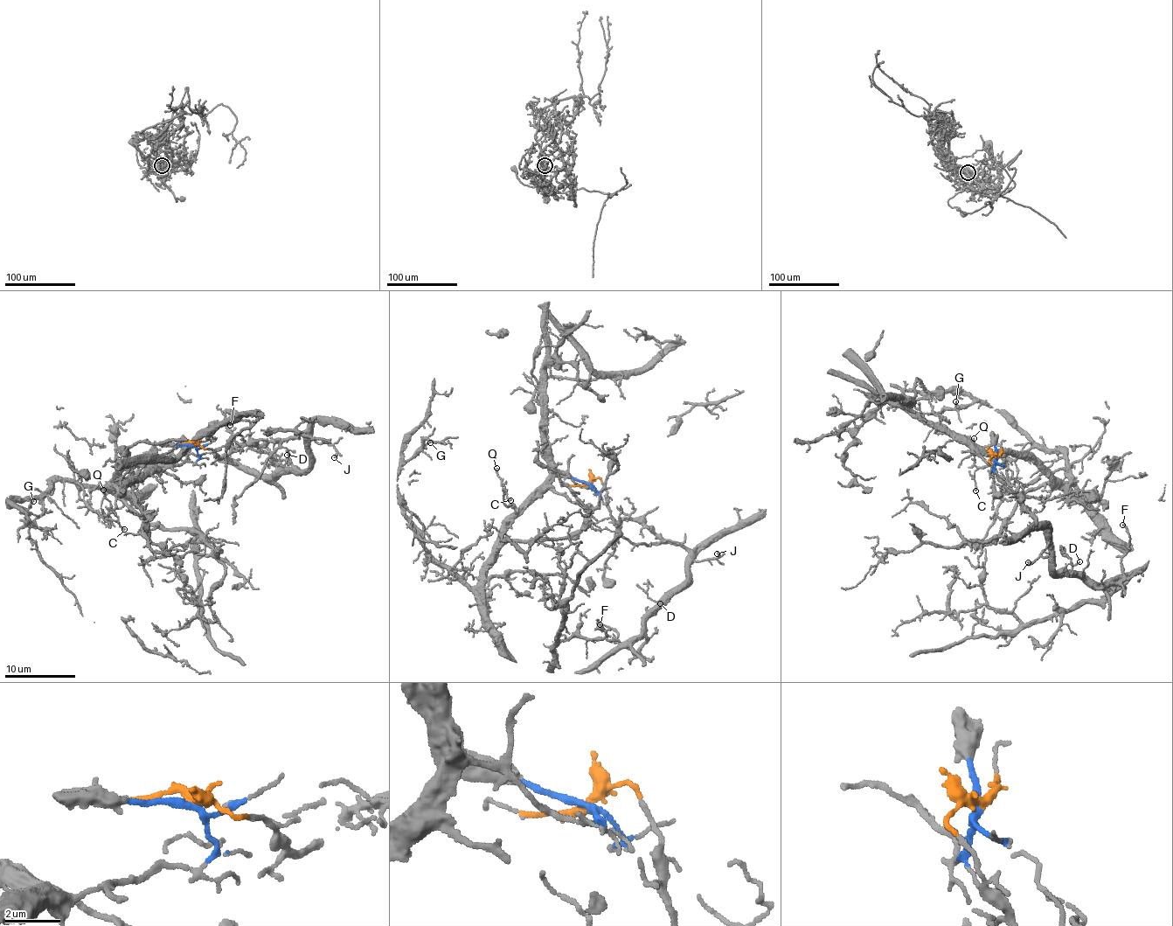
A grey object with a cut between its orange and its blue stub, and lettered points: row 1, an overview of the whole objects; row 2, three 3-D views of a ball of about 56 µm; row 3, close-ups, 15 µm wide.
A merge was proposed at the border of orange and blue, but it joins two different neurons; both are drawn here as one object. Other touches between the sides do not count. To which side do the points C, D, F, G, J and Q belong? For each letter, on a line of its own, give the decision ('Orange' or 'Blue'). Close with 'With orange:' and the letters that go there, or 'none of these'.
C: Blue
D: Orange
F: Orange
G: Blue
J: Orange
Q: Blue
With orange: D, F, J

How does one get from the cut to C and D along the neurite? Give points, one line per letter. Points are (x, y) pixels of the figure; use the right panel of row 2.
C: (996, 456), (990, 469), (992, 465), (979, 452), (998, 449), (1018, 456), (982, 466), (974, 473), (975, 490)
D: (996, 456), (989, 461), (996, 476), (1021, 494), (1020, 502), (1046, 533), (1049, 570), (1056, 572), (1079, 562)

